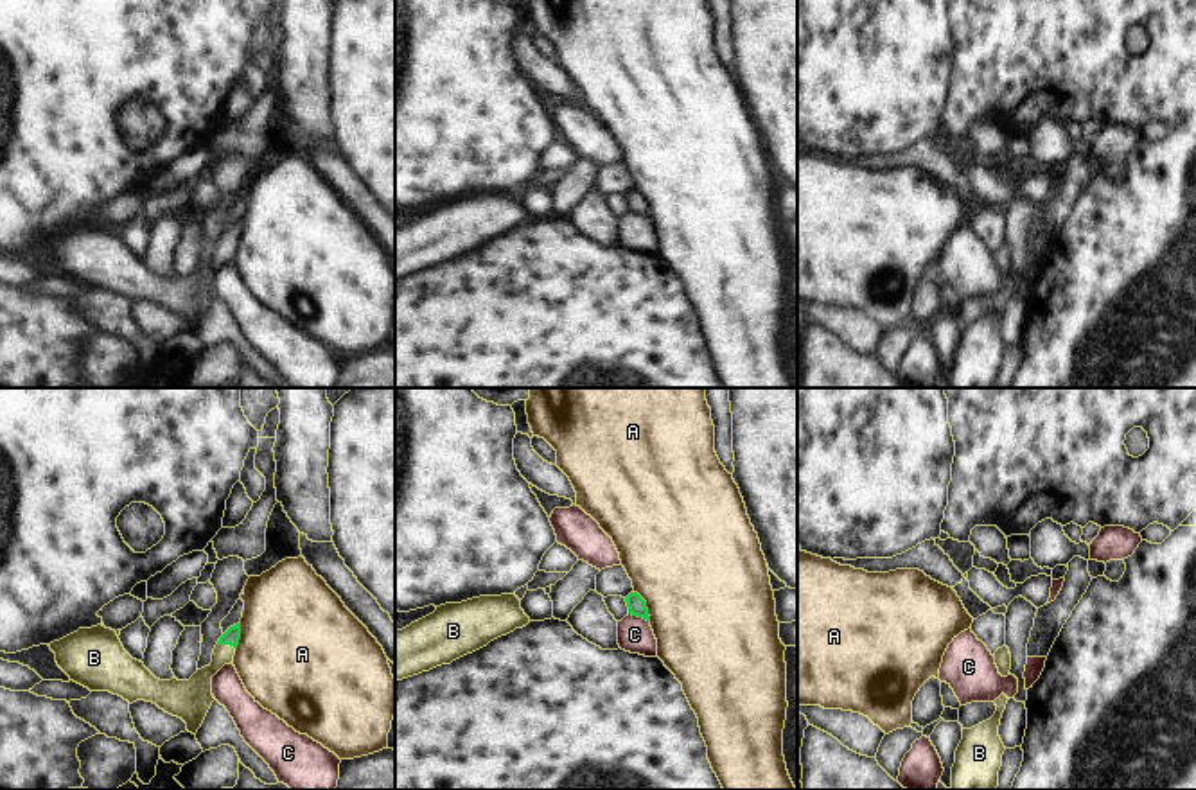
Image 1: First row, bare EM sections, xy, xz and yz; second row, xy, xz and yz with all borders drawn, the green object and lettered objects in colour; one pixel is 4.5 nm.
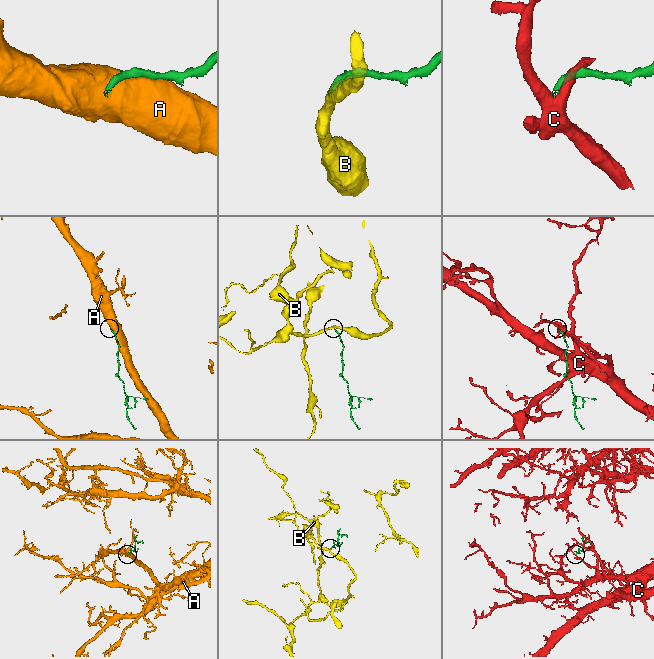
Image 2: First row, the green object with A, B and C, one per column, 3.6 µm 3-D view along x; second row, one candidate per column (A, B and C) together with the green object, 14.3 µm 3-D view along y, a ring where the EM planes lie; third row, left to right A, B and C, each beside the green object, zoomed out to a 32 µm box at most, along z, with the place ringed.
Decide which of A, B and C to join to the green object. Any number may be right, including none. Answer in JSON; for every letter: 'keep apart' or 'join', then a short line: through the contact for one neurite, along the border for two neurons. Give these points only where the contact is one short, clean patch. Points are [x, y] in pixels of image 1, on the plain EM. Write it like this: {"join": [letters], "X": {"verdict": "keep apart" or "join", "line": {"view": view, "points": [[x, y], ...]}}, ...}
{"join": ["B"], "A": {"verdict": "keep apart"}, "B": {"verdict": "join", "line": {"view": "xy", "points": [[232, 234], [227, 241], [198, 288]]}}, "C": {"verdict": "keep apart", "line": {"view": "xz", "points": [[629, 210], [649, 219]]}}}

